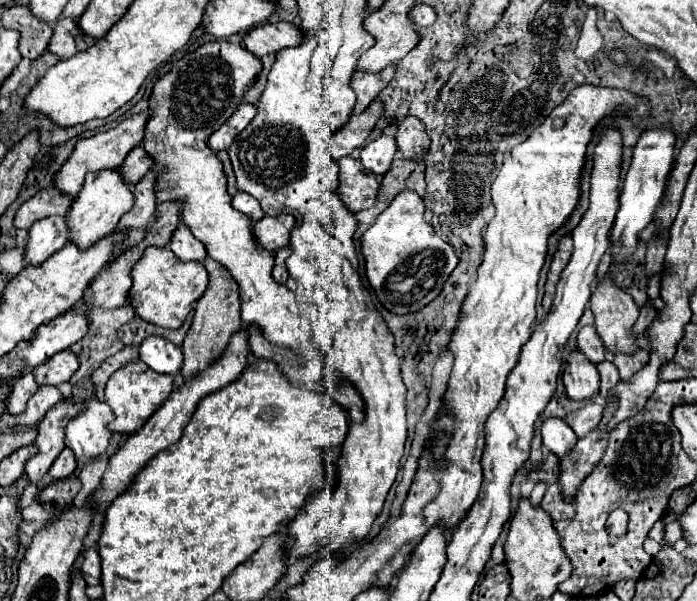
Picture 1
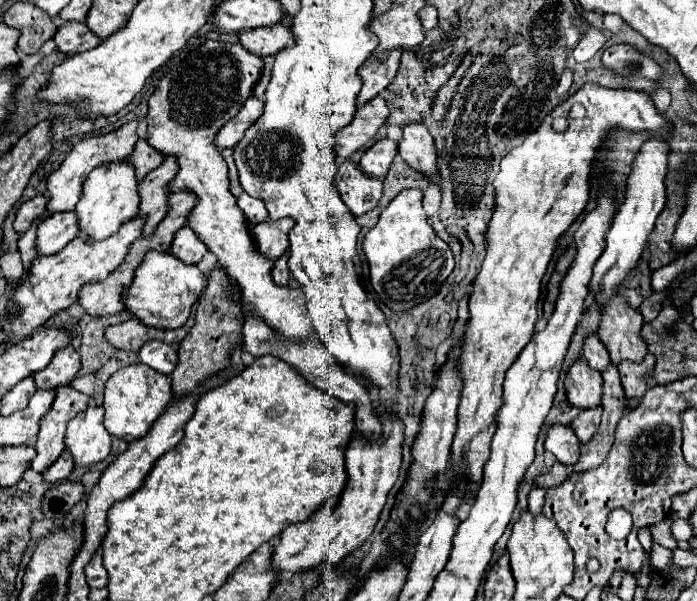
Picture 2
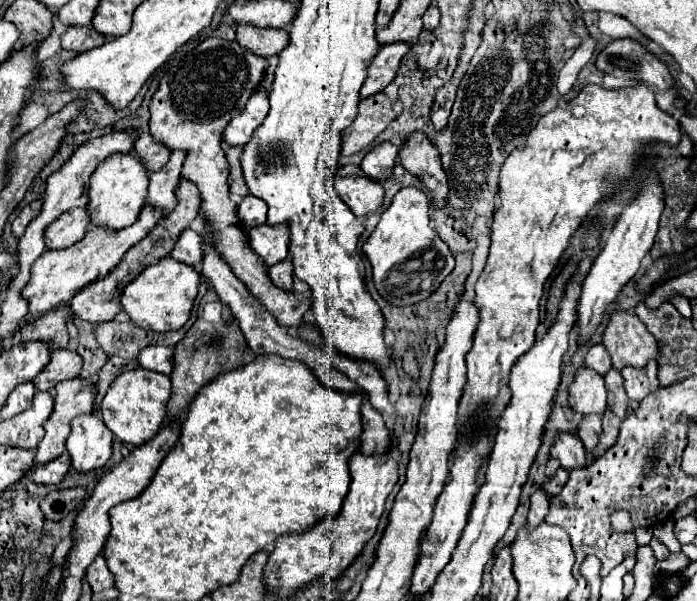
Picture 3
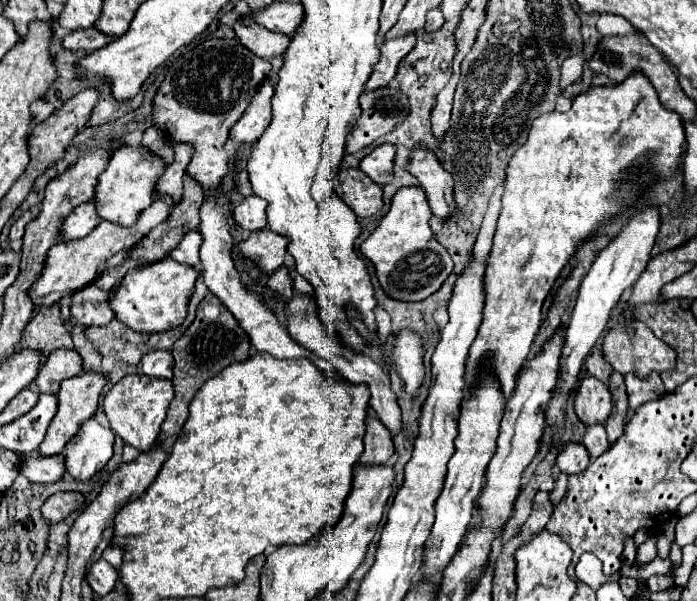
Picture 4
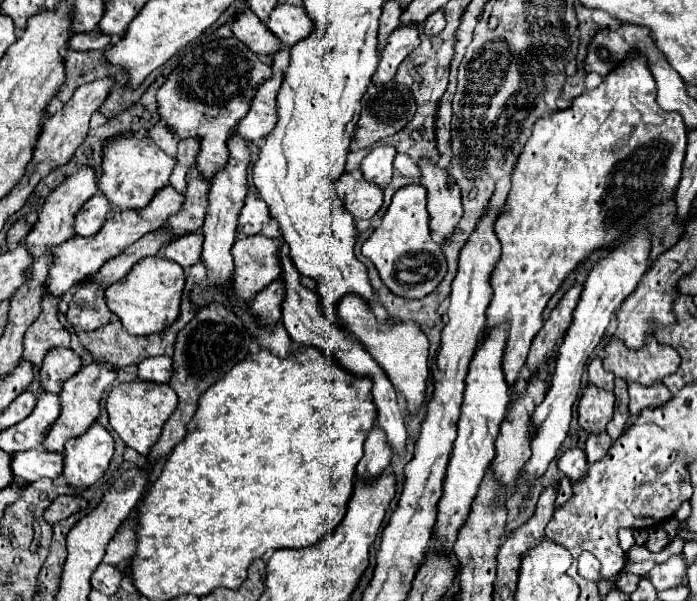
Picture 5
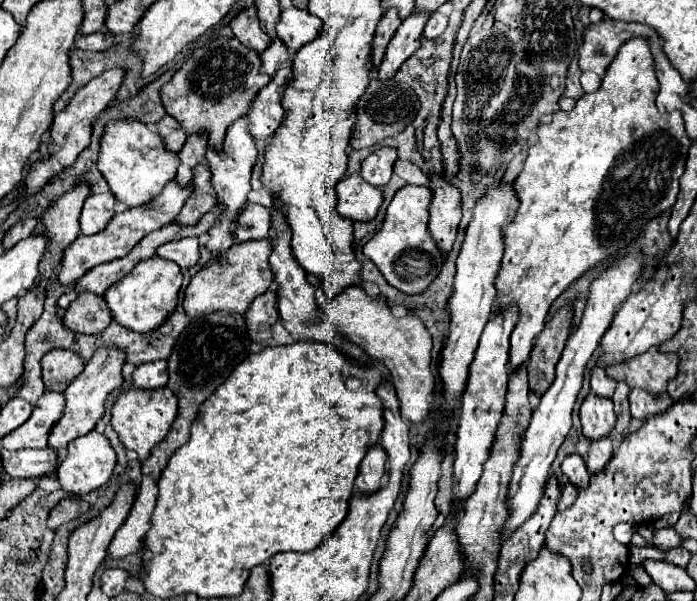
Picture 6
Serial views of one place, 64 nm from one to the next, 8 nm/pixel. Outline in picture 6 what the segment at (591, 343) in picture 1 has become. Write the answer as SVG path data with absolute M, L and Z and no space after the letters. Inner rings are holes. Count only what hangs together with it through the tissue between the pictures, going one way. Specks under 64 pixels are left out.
M598 366L592 368L590 386L592 386L592 392L598 392L598 396L604 396L604 398L612 398L616 390L616 382L610 376L606 376L604 368L598 368Z

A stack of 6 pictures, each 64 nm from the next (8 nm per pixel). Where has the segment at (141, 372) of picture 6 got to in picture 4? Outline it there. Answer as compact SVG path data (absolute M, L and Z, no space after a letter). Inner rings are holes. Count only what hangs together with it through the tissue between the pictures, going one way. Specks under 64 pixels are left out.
M168 350L146 352L140 360L140 372L156 378L172 378L172 354Z

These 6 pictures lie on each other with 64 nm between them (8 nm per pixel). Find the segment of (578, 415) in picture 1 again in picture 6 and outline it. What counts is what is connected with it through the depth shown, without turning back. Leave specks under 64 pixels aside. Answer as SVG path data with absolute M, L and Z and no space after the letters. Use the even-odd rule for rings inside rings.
M604 436L600 440L590 442L588 456L586 456L588 470L590 472L600 472L600 468L604 468L604 464L612 458L612 452L614 452L614 446L612 446L610 436Z

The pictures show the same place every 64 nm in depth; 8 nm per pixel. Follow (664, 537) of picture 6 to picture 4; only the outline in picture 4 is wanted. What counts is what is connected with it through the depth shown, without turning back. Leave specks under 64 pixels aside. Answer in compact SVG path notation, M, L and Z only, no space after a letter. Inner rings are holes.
M656 534L650 536L644 544L636 546L636 564L638 566L644 566L656 558L656 544L654 542L656 542Z

